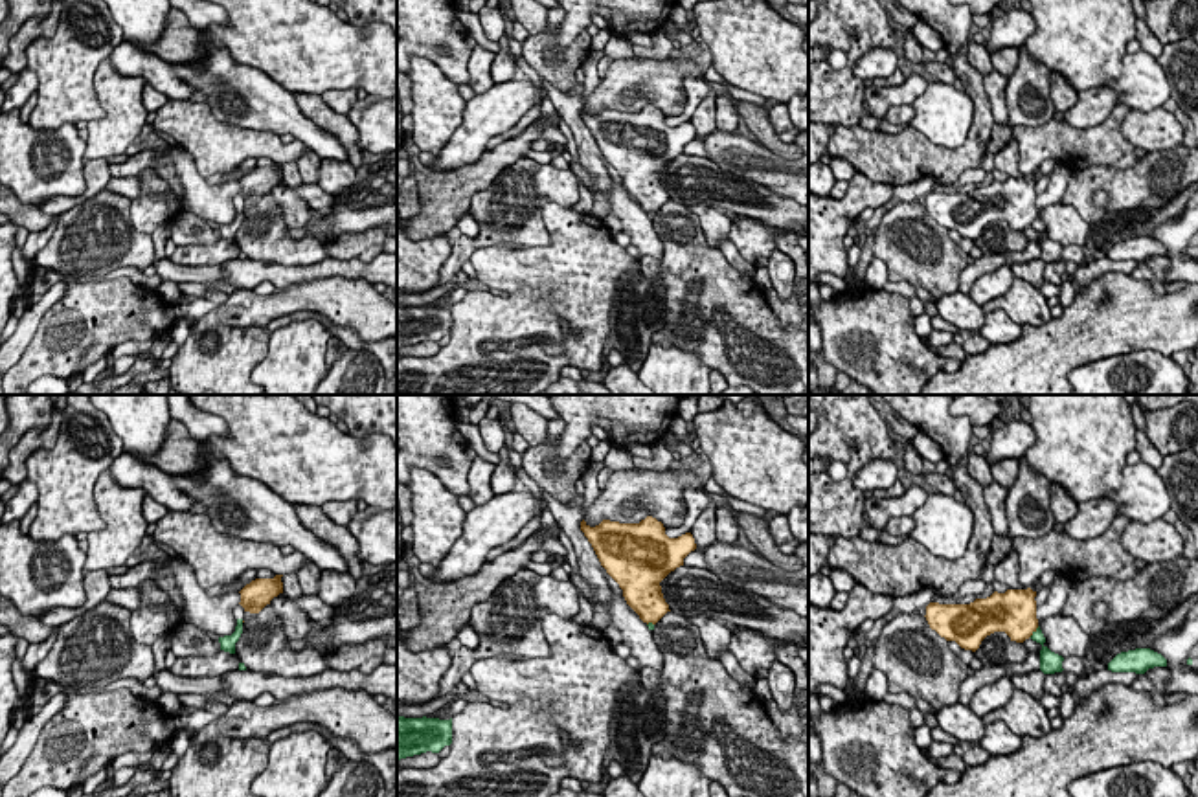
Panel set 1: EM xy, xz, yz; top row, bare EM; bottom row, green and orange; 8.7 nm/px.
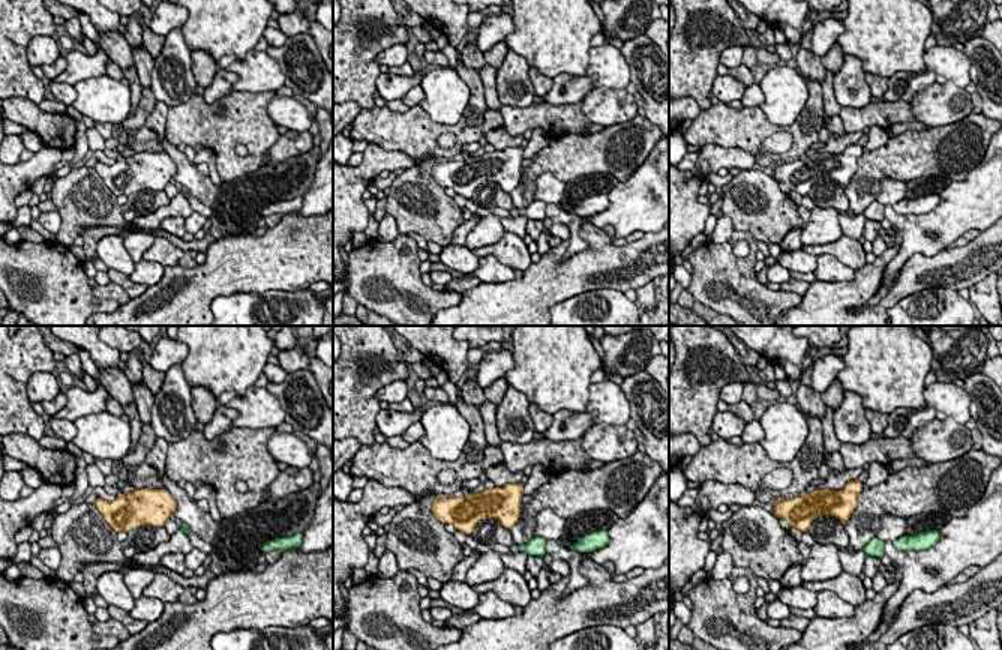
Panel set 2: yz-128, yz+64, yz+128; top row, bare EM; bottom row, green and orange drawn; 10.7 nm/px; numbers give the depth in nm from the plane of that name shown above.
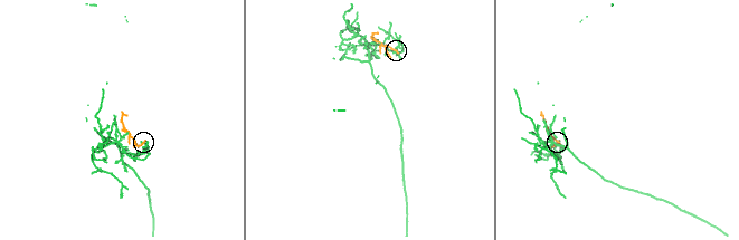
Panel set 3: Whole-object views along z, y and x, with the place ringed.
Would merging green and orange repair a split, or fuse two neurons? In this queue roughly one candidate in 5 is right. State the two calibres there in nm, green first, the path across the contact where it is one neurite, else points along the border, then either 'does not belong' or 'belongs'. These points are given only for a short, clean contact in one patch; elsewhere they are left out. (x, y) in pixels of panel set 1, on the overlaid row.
calibres 130 and 380 nm; border yz (1039, 627), (1029, 636); does not belong

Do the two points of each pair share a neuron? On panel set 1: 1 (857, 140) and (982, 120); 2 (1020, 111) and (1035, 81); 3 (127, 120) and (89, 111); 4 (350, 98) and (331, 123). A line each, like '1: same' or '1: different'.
1: same
2: same
3: different
4: different

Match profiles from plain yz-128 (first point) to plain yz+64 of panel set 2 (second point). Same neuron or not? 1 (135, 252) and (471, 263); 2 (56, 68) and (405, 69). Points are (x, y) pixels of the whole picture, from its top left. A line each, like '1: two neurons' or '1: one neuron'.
1: two neurons
2: one neuron

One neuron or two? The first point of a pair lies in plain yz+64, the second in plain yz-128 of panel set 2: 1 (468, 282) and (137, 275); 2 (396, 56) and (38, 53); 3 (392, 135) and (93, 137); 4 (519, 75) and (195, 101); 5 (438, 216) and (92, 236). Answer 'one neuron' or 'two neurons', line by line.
1: two neurons
2: one neuron
3: two neurons
4: two neurons
5: two neurons

